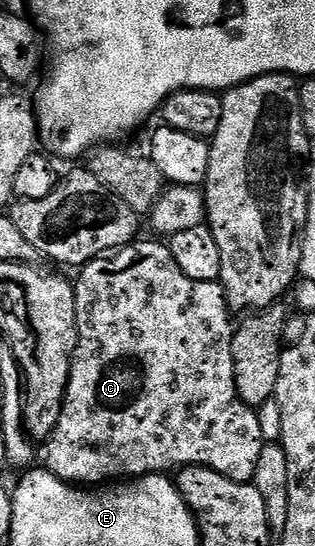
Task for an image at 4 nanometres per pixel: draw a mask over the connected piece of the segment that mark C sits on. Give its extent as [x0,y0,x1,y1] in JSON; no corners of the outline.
[44,239,264,483]

